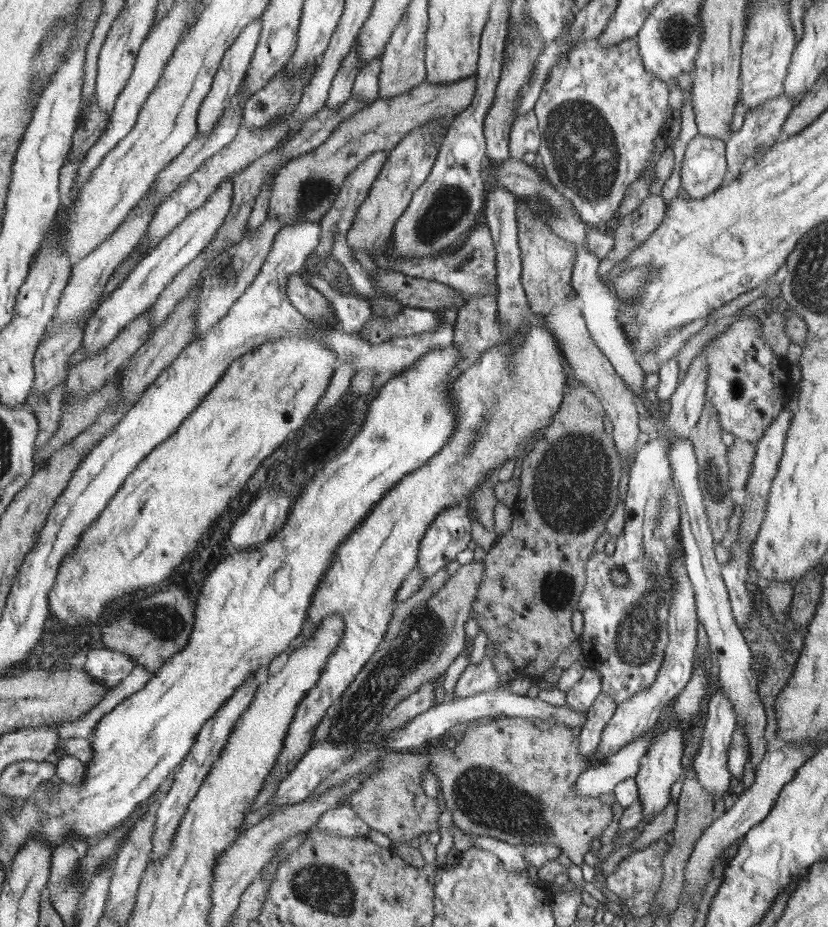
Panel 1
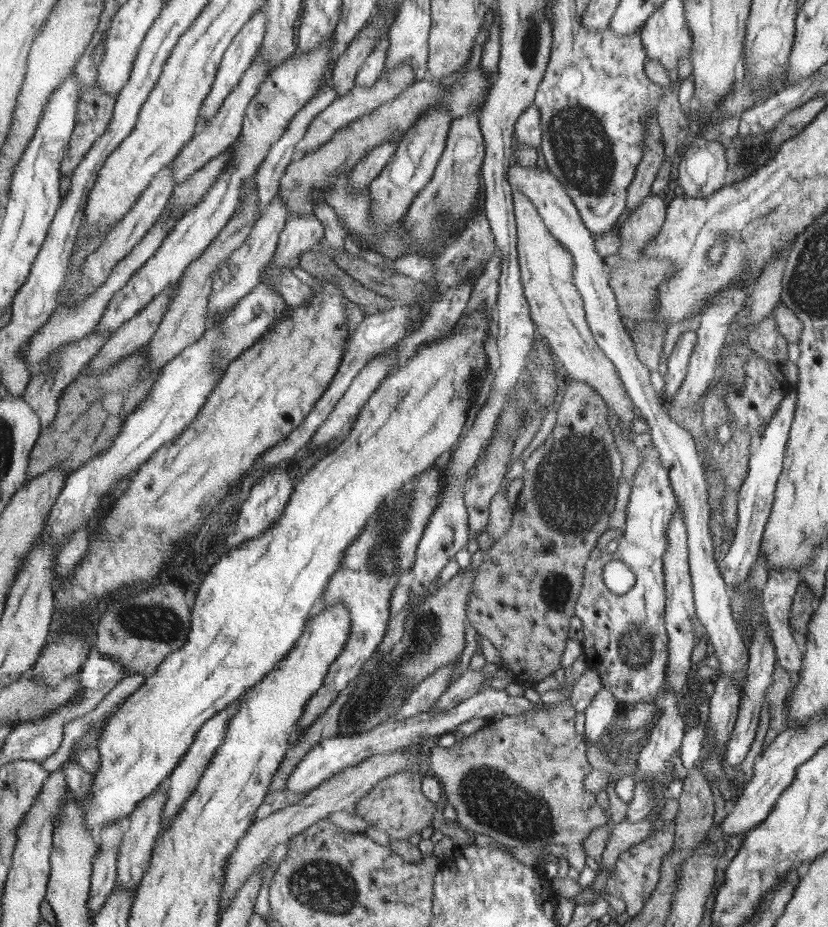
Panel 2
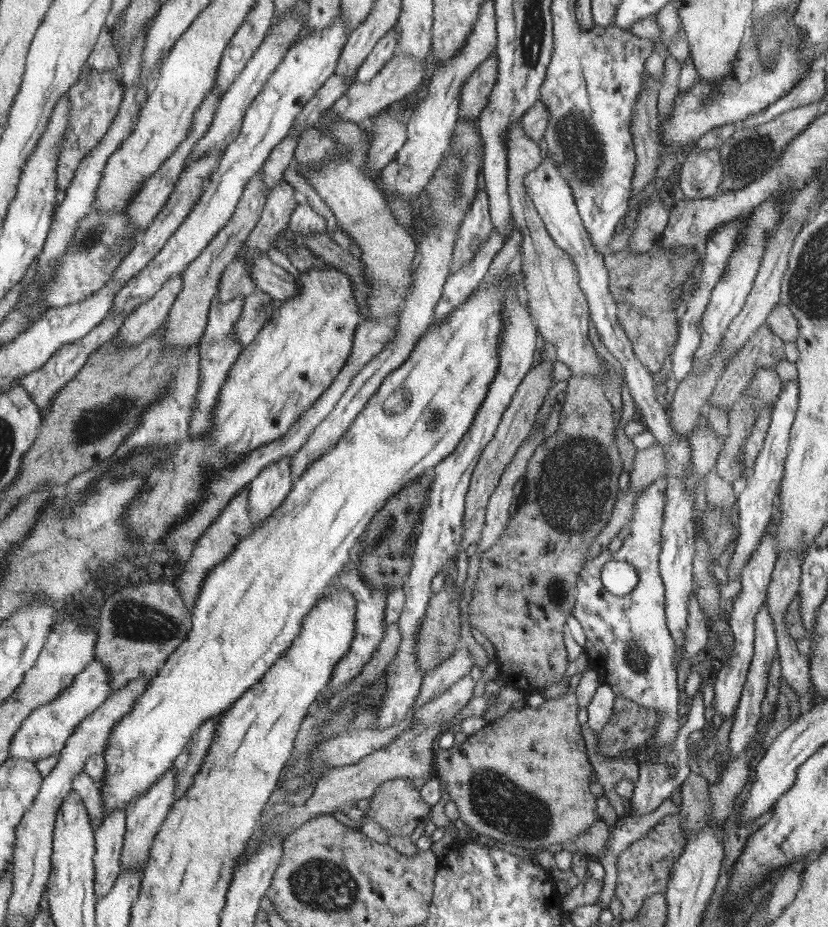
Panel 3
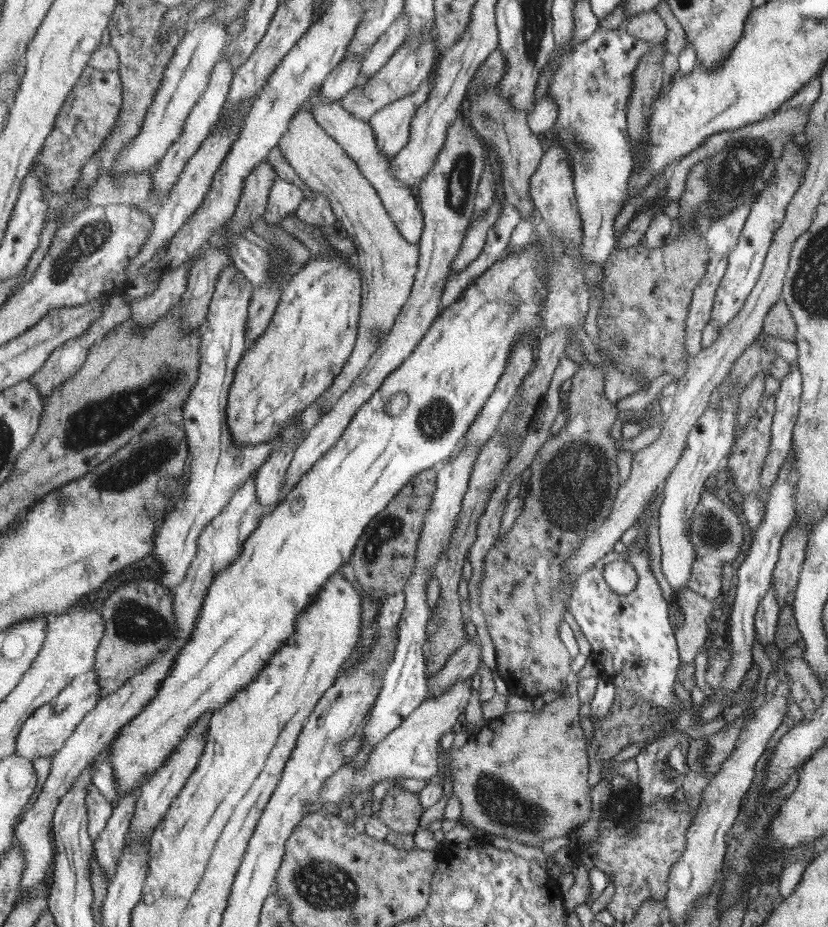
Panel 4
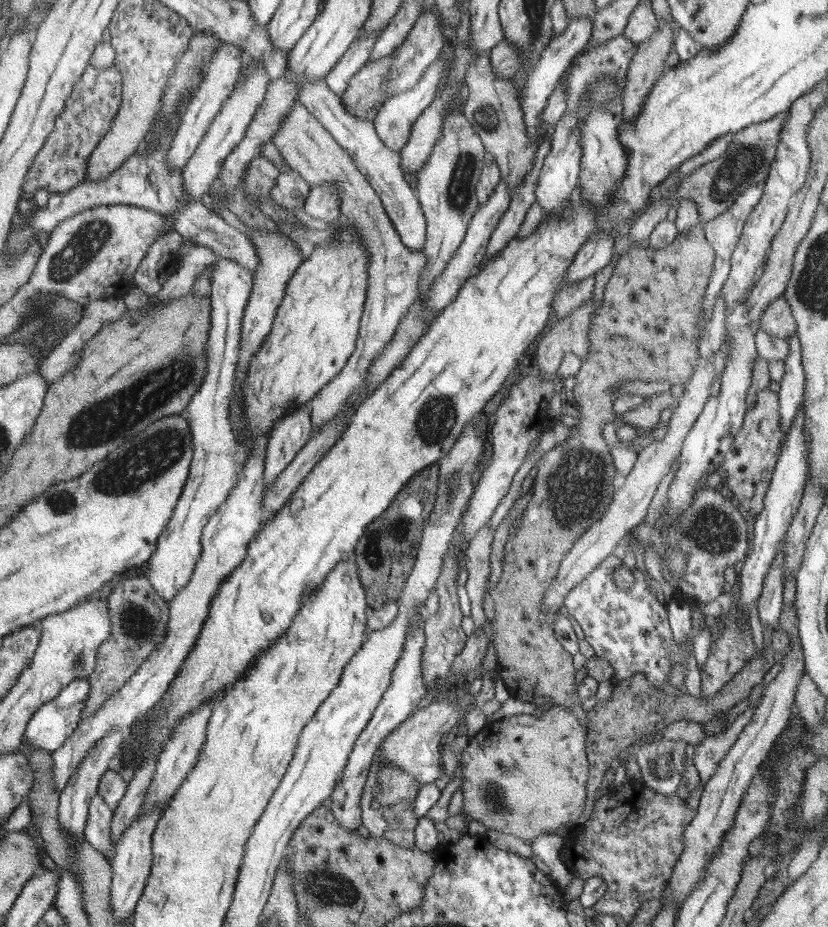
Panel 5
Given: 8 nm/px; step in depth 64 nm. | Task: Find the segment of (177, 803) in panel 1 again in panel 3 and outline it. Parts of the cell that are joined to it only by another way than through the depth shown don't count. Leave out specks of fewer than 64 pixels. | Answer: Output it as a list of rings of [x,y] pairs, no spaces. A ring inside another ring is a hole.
[[[216,717],[207,719],[201,727],[196,730],[193,741],[189,744],[189,755],[187,761],[179,768],[178,781],[175,784],[175,800],[180,800],[191,787],[194,777],[199,773],[203,758],[208,754],[210,746],[217,736]]]

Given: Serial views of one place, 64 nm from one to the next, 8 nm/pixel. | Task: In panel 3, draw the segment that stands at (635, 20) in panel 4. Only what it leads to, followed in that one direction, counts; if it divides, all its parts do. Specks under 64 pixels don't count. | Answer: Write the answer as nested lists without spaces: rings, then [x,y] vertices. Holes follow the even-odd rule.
[[[652,15],[648,16],[646,19],[635,22],[635,24],[631,26],[630,31],[636,36],[650,39],[654,43],[652,54],[650,54],[650,56],[646,58],[646,62],[644,62],[644,69],[653,79],[662,80],[663,82],[664,62],[669,52],[667,48],[664,48],[664,46],[660,44],[659,34],[661,28],[657,20],[653,18]]]

